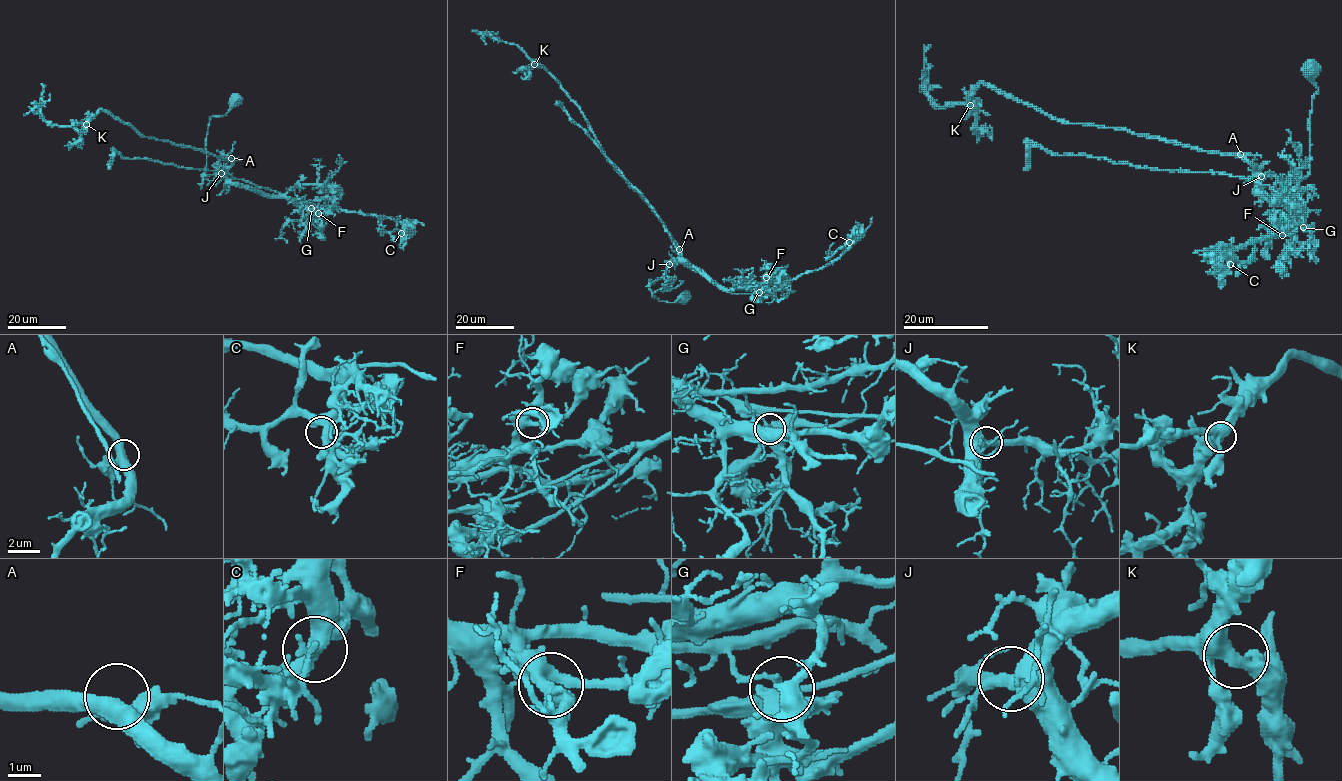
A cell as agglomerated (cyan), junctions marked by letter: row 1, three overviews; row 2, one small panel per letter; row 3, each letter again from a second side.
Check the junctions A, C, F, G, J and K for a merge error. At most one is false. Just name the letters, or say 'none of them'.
G

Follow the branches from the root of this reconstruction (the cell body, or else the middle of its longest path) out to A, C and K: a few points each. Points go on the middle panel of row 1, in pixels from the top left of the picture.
A: (685, 297), (672, 303), (660, 301), (653, 297), (650, 287), (679, 256), (679, 249)
C: (685, 297), (660, 301), (650, 285), (679, 261), (727, 289), (788, 282), (834, 262), (849, 242)
K: (685, 297), (672, 303), (653, 297), (650, 285), (679, 256), (678, 245), (608, 160), (580, 108), (534, 64)

